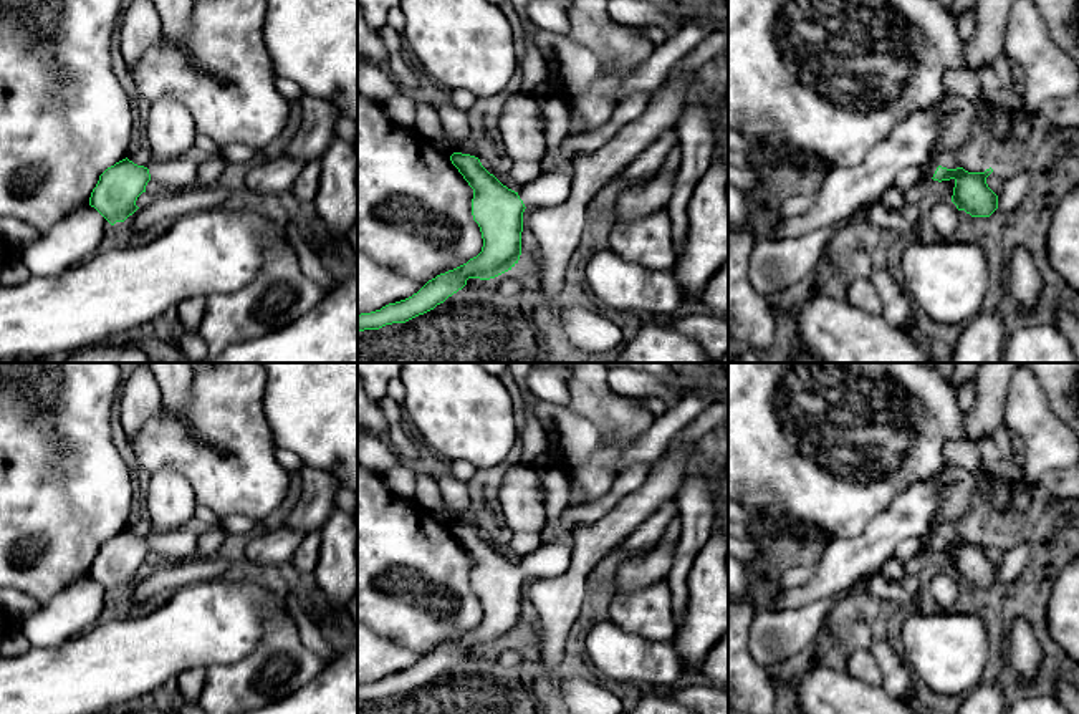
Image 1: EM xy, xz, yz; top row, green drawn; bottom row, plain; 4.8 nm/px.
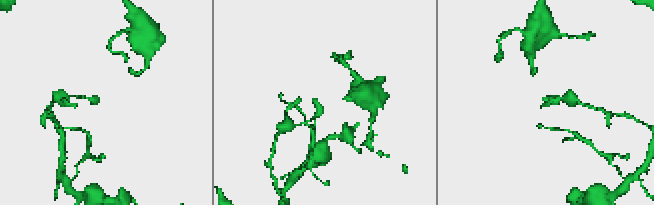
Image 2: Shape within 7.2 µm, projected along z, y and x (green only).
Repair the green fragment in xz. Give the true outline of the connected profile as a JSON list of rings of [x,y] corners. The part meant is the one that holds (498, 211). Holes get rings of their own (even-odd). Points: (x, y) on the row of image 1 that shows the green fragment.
[[[453,152],[450,161],[473,189],[472,215],[482,232],[482,252],[467,263],[429,280],[412,297],[357,315],[357,331],[405,323],[444,303],[462,290],[468,278],[490,280],[511,270],[521,255],[525,209],[563,204],[569,195],[574,174],[574,162],[571,162],[566,171],[541,172],[515,192],[490,174],[475,156]]]

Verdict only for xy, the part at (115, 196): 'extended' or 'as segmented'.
extended

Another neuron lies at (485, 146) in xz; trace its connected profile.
[[[475,133],[460,142],[453,142],[453,147],[455,152],[470,154],[492,162],[501,156],[500,144],[493,133]]]

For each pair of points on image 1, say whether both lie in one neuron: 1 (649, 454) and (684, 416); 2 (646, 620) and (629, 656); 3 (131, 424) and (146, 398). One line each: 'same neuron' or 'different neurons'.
1: same neuron
2: different neurons
3: same neuron

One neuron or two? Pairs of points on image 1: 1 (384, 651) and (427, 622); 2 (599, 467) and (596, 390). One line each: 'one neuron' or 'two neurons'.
1: two neurons
2: one neuron

